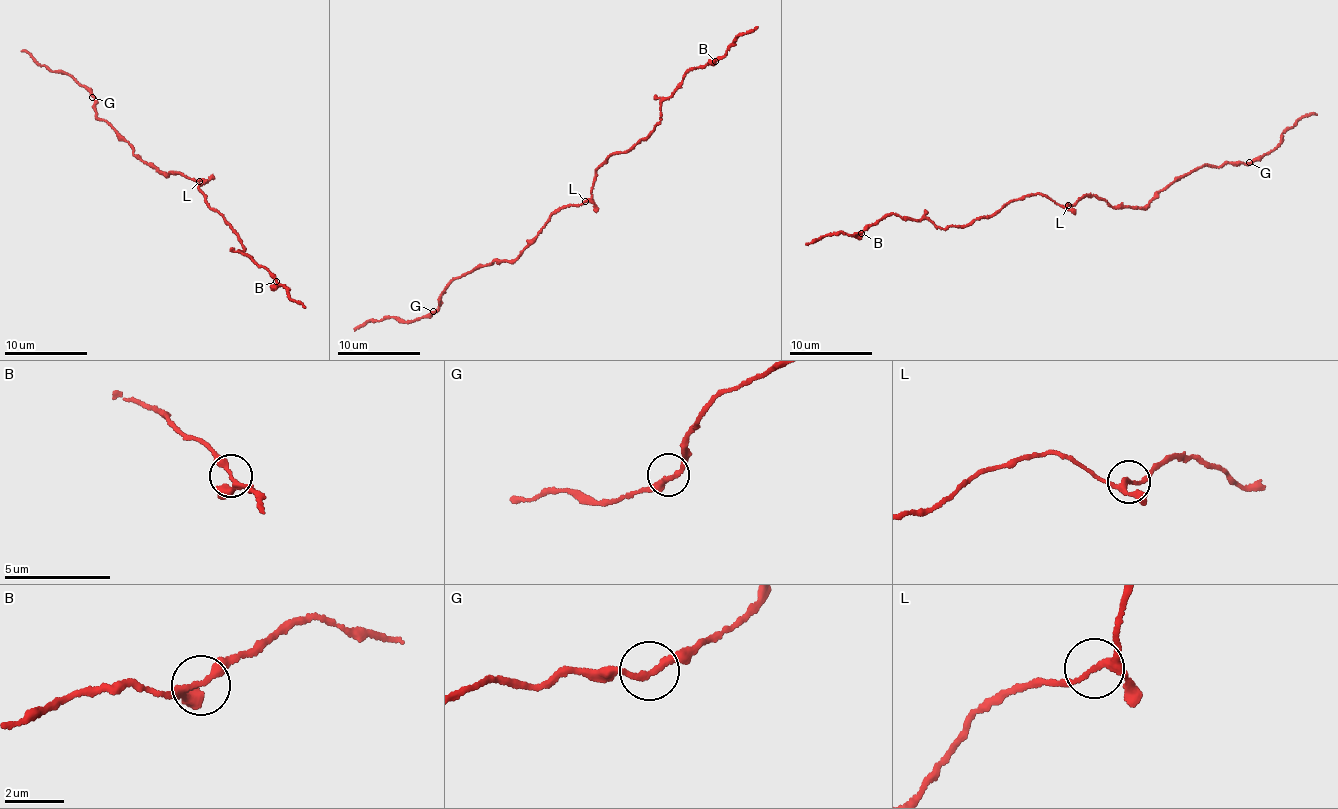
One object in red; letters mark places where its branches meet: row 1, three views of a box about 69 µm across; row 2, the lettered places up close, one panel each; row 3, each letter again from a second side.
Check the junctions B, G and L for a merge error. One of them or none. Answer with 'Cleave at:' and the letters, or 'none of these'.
Cleave at: none of these

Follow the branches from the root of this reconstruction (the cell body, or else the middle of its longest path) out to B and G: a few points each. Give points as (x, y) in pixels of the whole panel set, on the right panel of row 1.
B: (1078, 200), (1065, 207), (1047, 196), (1030, 194), (990, 216), (944, 228), (926, 219), (894, 214), (862, 232)
G: (1078, 200), (1088, 194), (1115, 206), (1144, 207), (1174, 180), (1201, 166), (1222, 167), (1236, 162), (1249, 162)

